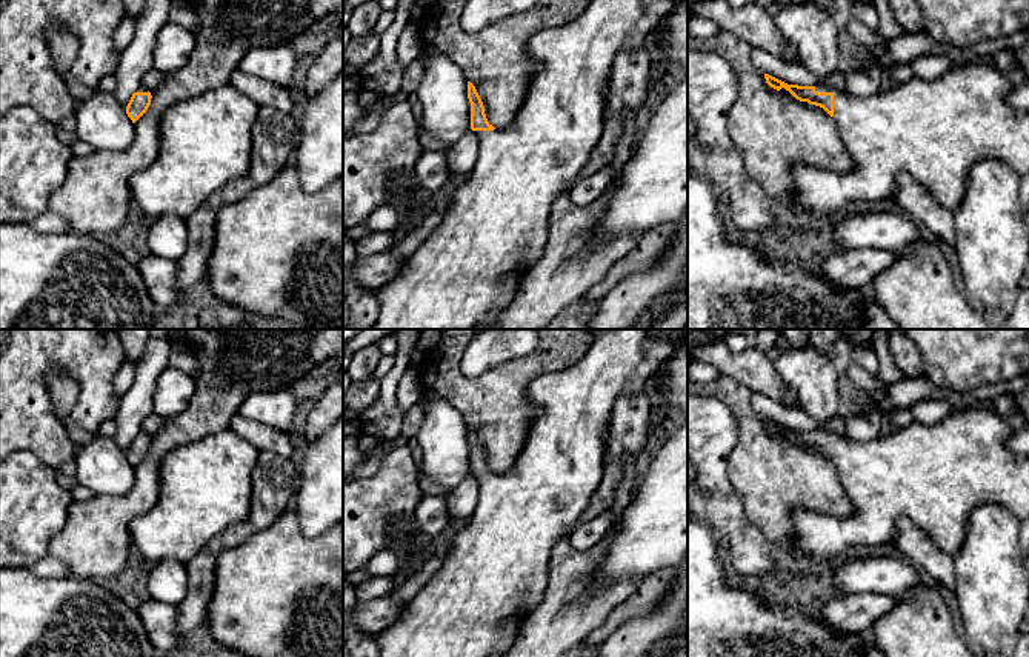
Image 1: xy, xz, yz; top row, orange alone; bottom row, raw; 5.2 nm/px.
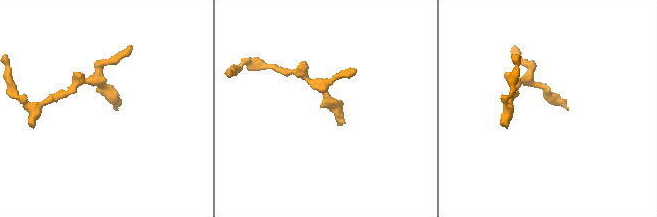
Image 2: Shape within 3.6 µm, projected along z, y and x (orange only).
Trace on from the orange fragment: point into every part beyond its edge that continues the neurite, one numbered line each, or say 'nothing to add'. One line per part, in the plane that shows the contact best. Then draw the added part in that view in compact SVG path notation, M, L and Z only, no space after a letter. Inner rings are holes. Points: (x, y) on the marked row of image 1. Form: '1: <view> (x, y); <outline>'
1: yz (935, 131); M987 60L954 65L937 80L921 80L914 75L903 85L895 85L884 92L880 91L867 97L852 95L828 86L815 86L817 92L834 94L832 118L855 166L851 171L838 172L795 163L792 166L794 194L788 203L798 212L841 214L852 203L891 200L897 191L895 177L906 172L926 188L941 206L957 211L964 197L967 174L978 160L1000 160L1015 169L1020 177L1027 175L1029 112L1009 105L1006 97L1012 88L1014 83Z

